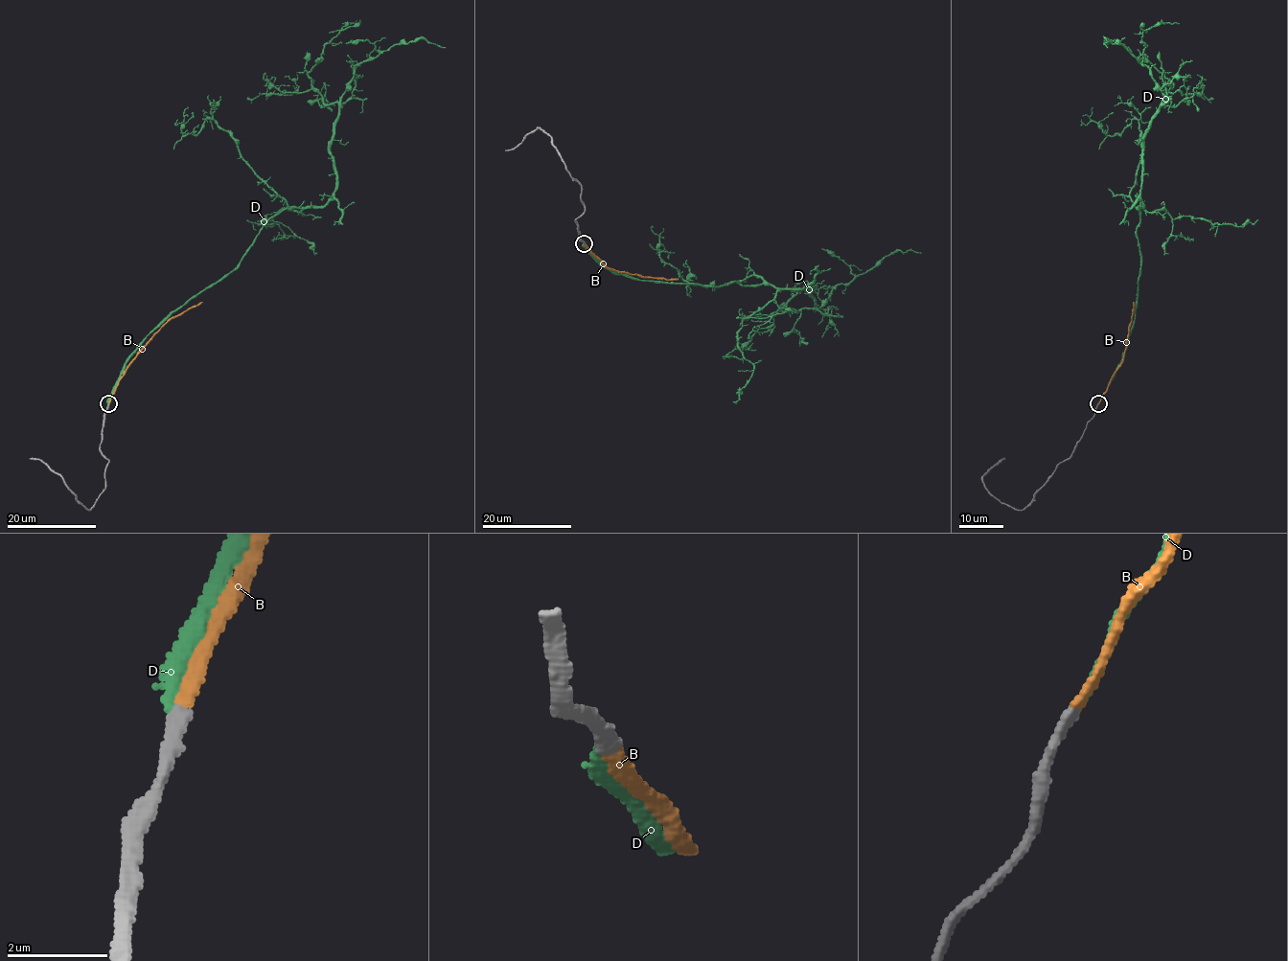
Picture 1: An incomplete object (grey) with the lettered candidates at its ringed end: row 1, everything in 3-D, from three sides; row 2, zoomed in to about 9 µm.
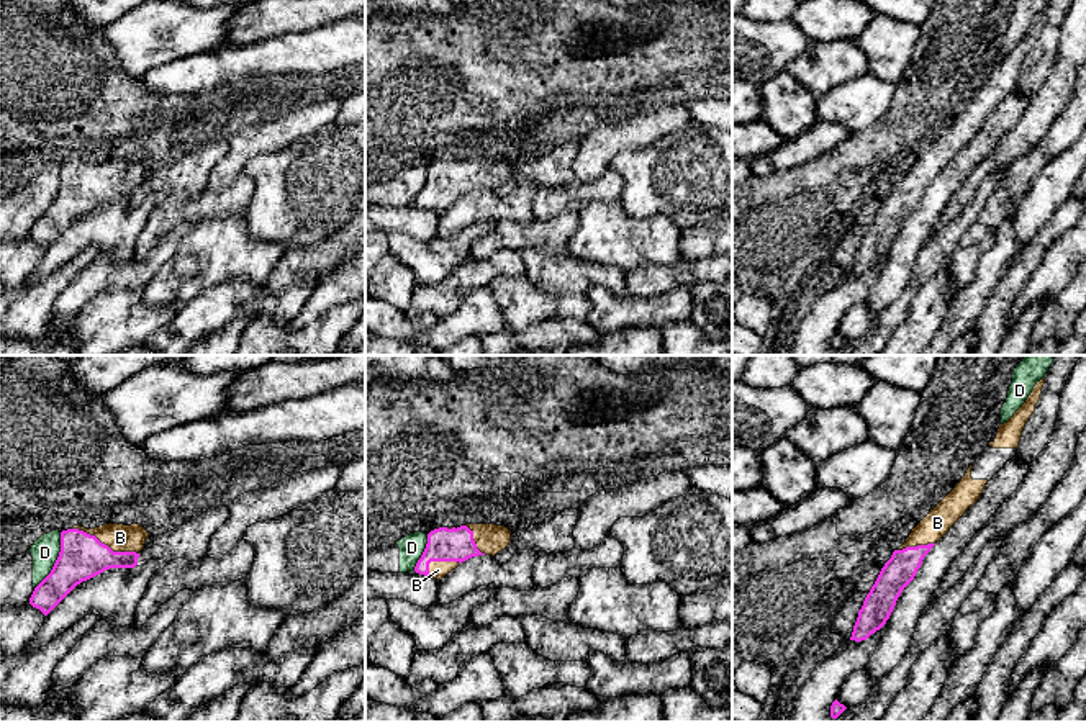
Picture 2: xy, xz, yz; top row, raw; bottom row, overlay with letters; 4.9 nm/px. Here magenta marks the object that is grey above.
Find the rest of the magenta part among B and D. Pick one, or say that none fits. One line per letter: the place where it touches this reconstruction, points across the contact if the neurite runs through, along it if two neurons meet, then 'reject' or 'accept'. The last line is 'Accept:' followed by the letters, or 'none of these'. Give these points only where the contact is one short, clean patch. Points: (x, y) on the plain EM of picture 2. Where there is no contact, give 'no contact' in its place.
B: contact xy (104, 177); accept
D: contact xy (56, 194); reject
Accept: B

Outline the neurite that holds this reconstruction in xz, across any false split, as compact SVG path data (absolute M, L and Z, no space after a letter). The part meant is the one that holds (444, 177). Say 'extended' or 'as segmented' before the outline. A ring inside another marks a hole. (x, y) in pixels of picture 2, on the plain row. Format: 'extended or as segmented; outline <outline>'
extended; outline M465 157L460 160L439 160L428 167L426 182L414 205L441 213L472 190L495 190L509 175L511 164L505 159Z

